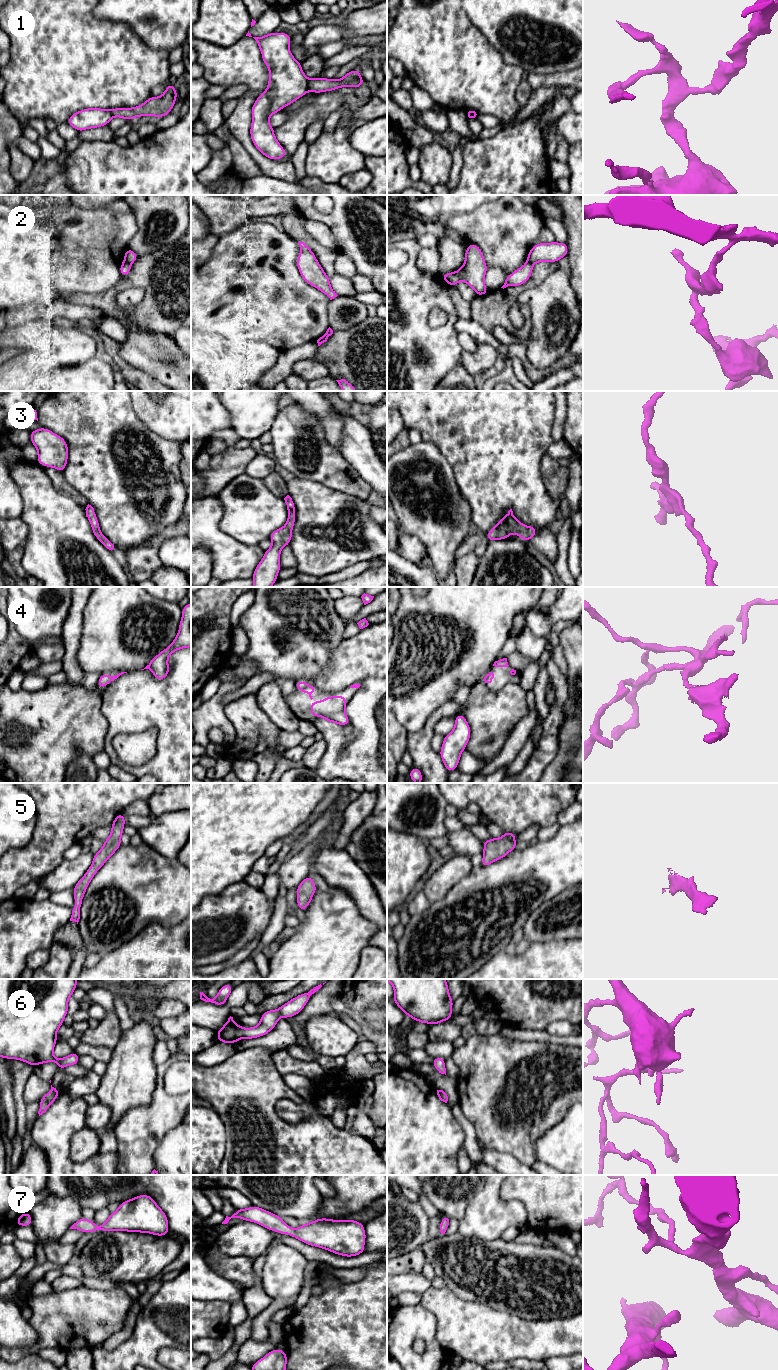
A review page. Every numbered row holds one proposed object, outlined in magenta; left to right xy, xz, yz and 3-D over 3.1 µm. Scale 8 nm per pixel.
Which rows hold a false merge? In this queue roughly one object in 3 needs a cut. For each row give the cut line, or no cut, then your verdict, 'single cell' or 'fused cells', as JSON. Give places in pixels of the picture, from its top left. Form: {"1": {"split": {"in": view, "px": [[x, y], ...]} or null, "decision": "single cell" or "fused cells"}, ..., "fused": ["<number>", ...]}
{"1": {"split": {"in": "xz", "px": [[309, 79], [307, 90]]}, "decision": "fused cells"}, "2": {"split": {"in": "xy", "px": [[124, 261], [130, 264]]}, "decision": "fused cells"}, "3": {"split": null, "decision": "single cell"}, "4": {"split": {"in": "xz", "px": [[306, 684], [298, 689]]}, "decision": "fused cells"}, "5": {"split": null, "decision": "single cell"}, "6": {"split": null, "decision": "single cell"}, "7": {"split": null, "decision": "single cell"}, "fused": ["1", "2", "4"]}

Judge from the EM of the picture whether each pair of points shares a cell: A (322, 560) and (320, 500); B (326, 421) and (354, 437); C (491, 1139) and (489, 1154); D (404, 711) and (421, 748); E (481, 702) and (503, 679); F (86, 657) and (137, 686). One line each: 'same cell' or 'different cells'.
A: same cell
B: different cells
C: different cells
D: different cells
E: different cells
F: different cells

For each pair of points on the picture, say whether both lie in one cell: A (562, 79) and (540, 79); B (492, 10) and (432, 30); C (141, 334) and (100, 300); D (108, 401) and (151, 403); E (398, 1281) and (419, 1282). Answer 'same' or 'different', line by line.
A: same
B: different
C: different
D: different
E: same

